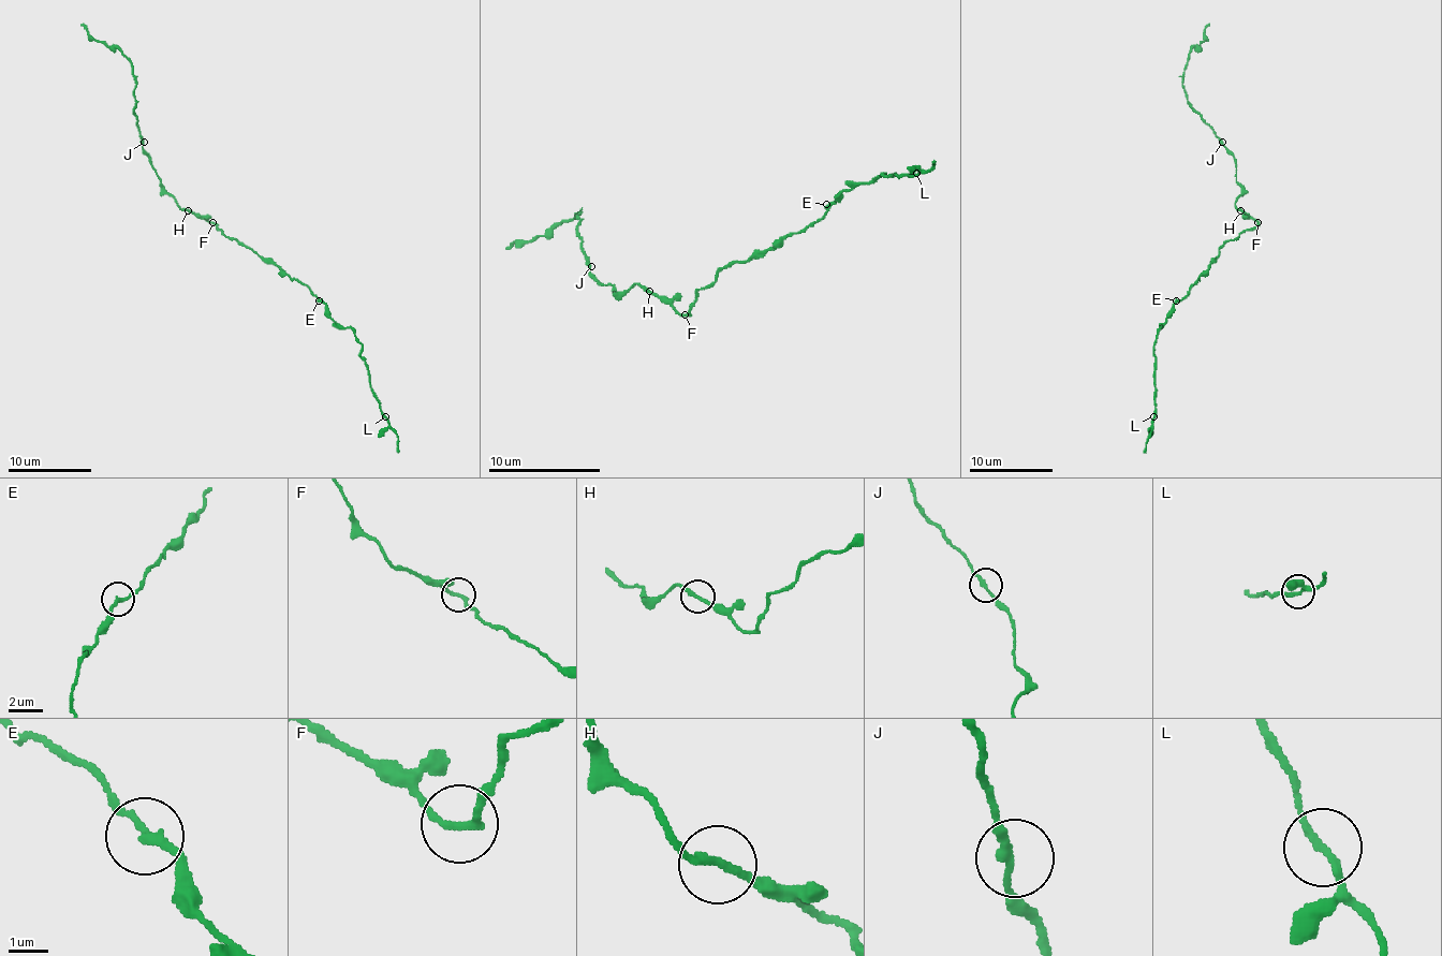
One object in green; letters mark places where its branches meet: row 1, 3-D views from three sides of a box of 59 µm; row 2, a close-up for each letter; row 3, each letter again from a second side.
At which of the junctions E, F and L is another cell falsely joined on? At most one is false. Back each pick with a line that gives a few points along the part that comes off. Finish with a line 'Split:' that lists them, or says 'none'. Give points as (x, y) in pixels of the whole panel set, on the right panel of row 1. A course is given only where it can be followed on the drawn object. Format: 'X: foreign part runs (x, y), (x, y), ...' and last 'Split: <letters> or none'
F: foreign part runs (1257, 223), (1234, 205), (1240, 190), (1236, 161), (1185, 94), (1189, 53), (1203, 40), (1209, 24)
Split: F

